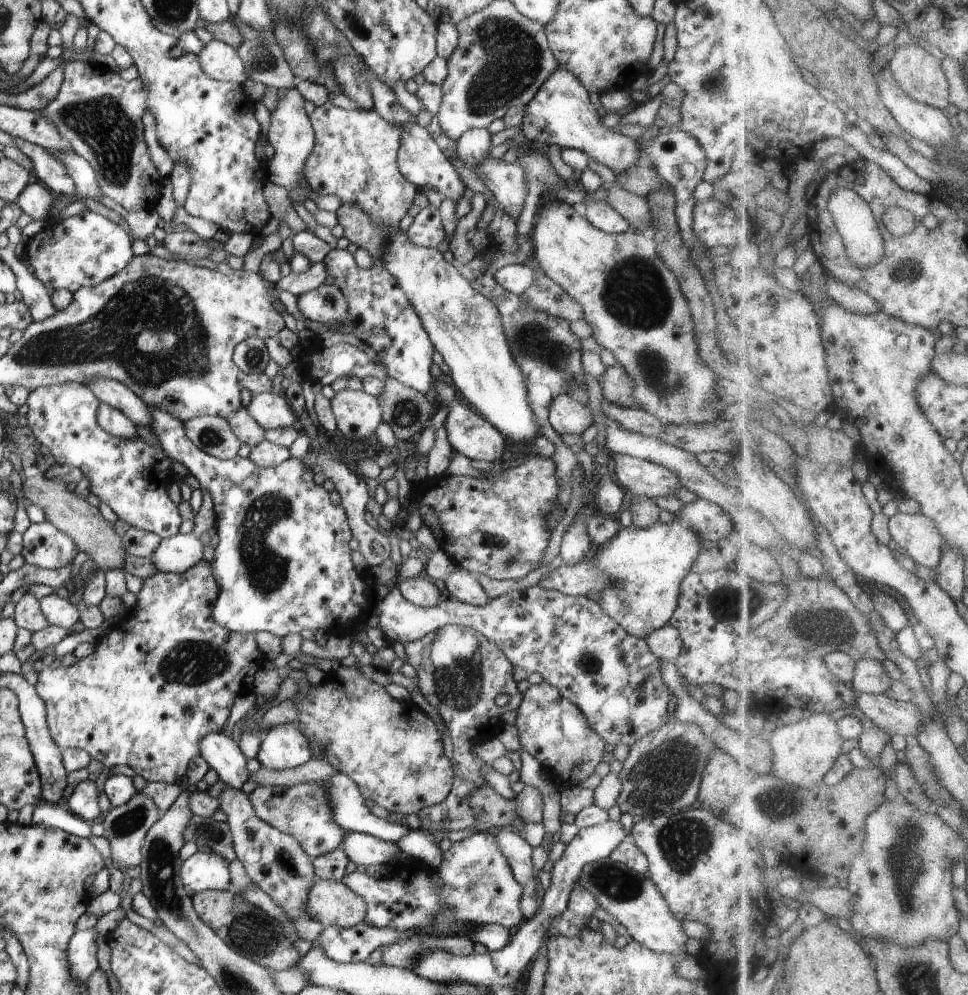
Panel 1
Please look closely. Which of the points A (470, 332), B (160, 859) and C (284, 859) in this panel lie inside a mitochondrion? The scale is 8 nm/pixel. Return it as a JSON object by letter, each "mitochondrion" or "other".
{"A":"mitochondrion","B":"mitochondrion","C":"mitochondrion"}

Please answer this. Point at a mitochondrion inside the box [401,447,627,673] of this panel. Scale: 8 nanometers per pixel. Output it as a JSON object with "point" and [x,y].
{"point":[495,546]}

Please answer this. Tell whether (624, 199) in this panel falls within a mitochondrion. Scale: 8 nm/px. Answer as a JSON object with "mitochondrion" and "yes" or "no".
{"mitochondrion":"no"}

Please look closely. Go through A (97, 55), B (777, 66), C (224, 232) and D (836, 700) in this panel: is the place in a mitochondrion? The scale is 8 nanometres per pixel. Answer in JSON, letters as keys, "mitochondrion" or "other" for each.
{"A":"other","B":"other","C":"other","D":"other"}

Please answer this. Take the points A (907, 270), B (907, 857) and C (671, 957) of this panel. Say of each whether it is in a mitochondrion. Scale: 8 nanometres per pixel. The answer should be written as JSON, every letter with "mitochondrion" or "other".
{"A":"mitochondrion","B":"mitochondrion","C":"other"}

